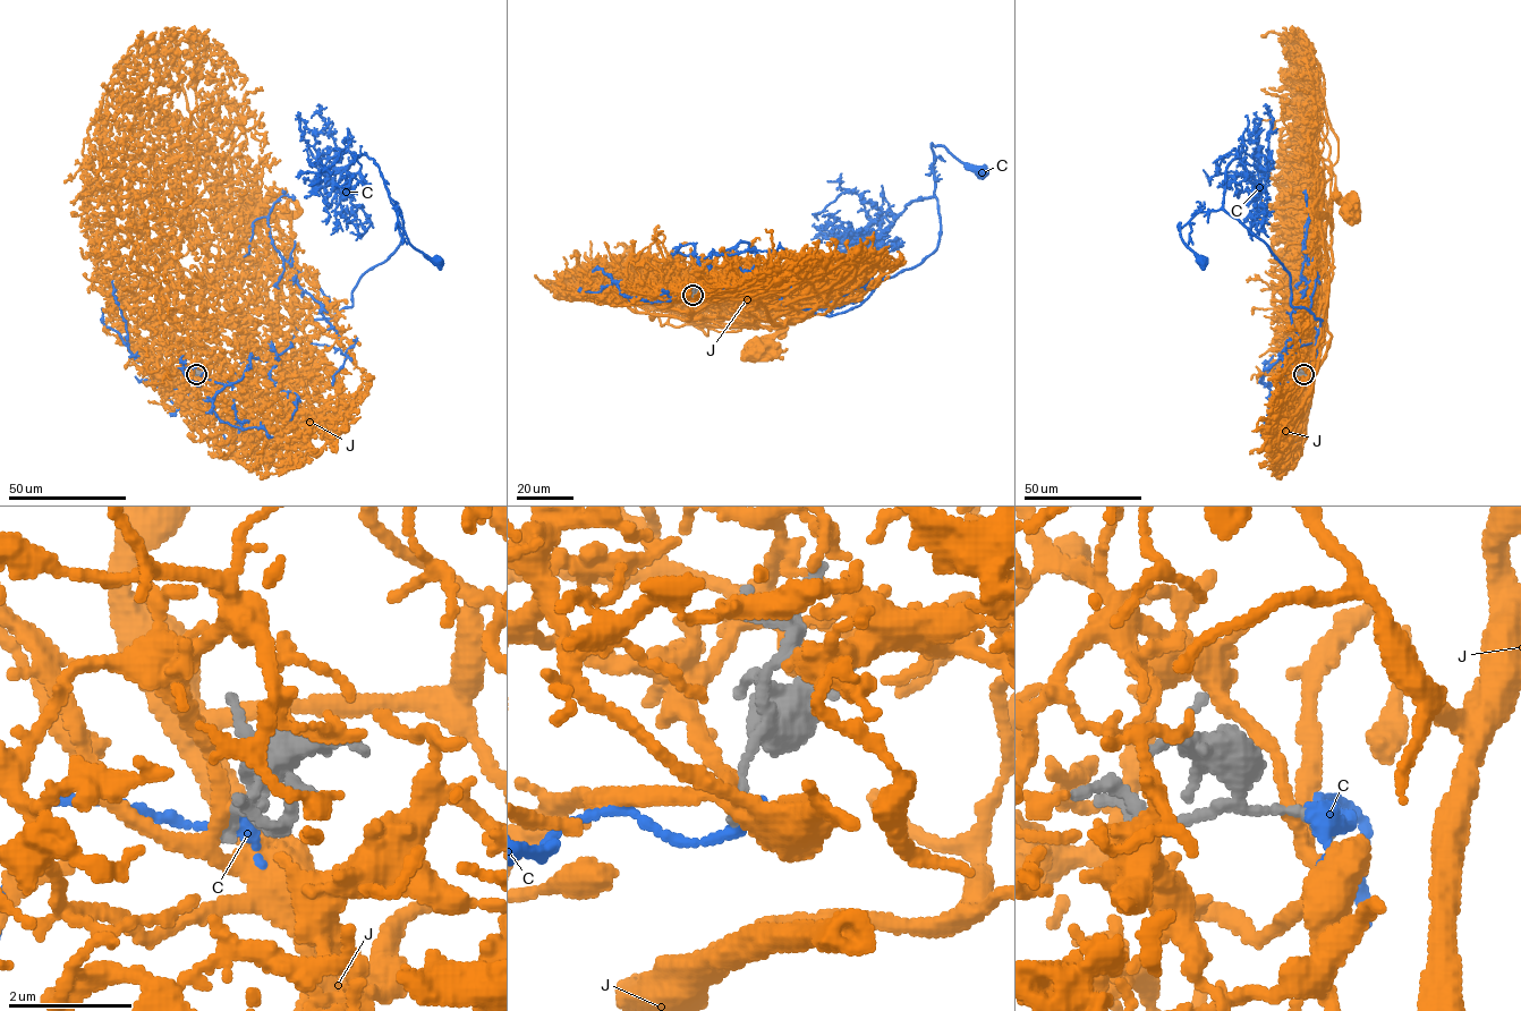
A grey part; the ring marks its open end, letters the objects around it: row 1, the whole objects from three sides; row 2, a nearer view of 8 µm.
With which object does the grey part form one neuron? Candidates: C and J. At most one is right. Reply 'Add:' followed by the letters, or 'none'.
Add: J

